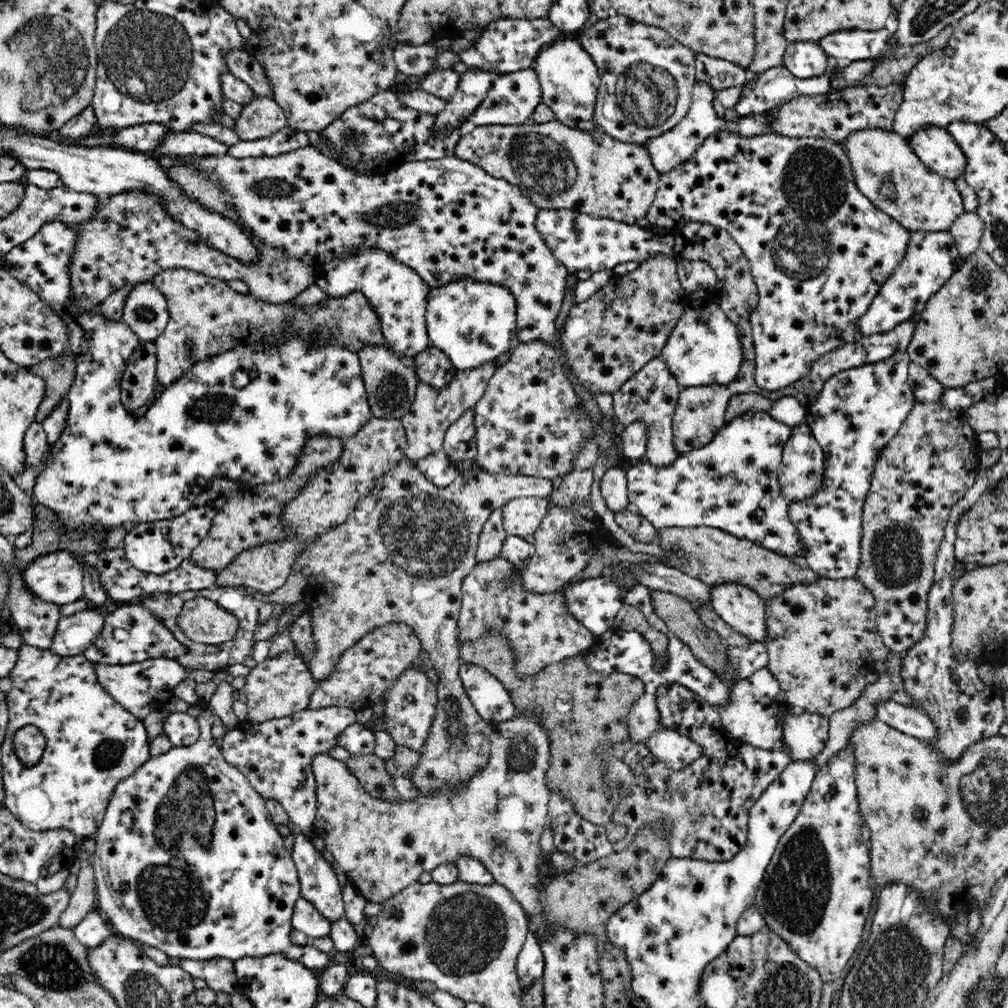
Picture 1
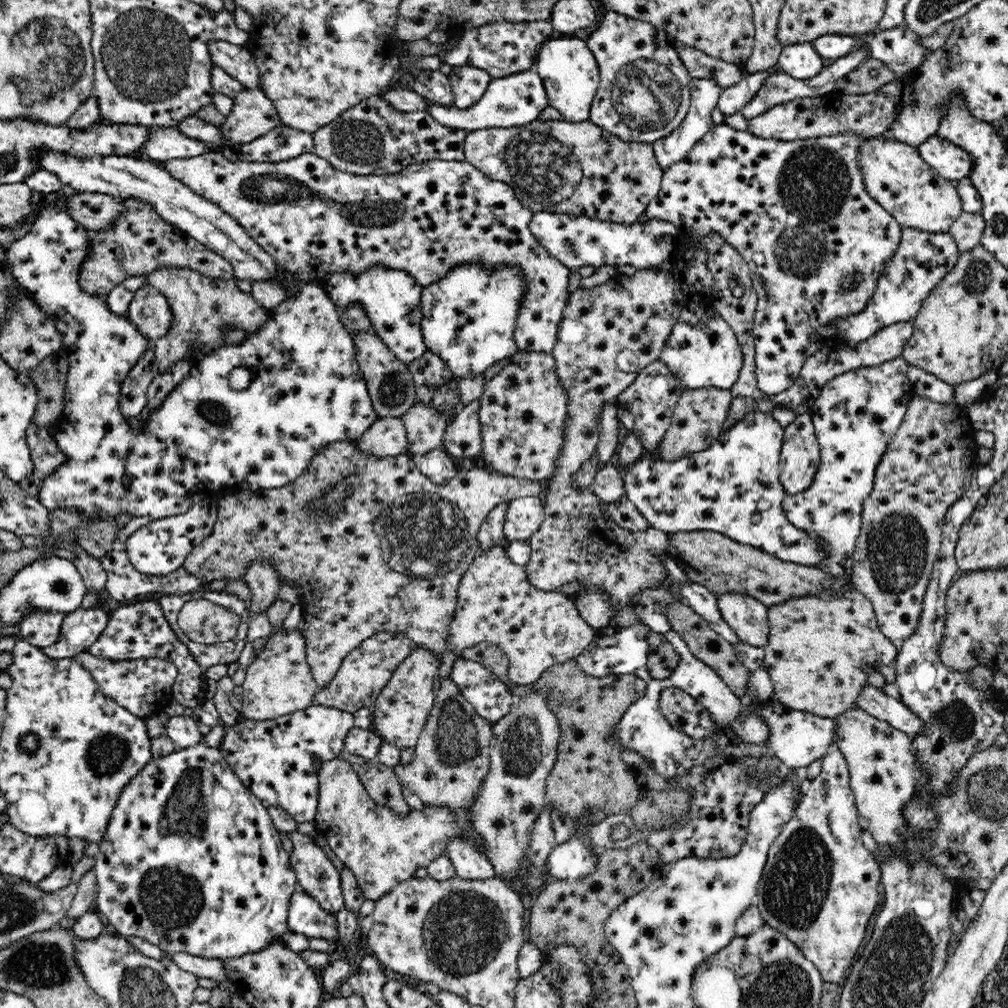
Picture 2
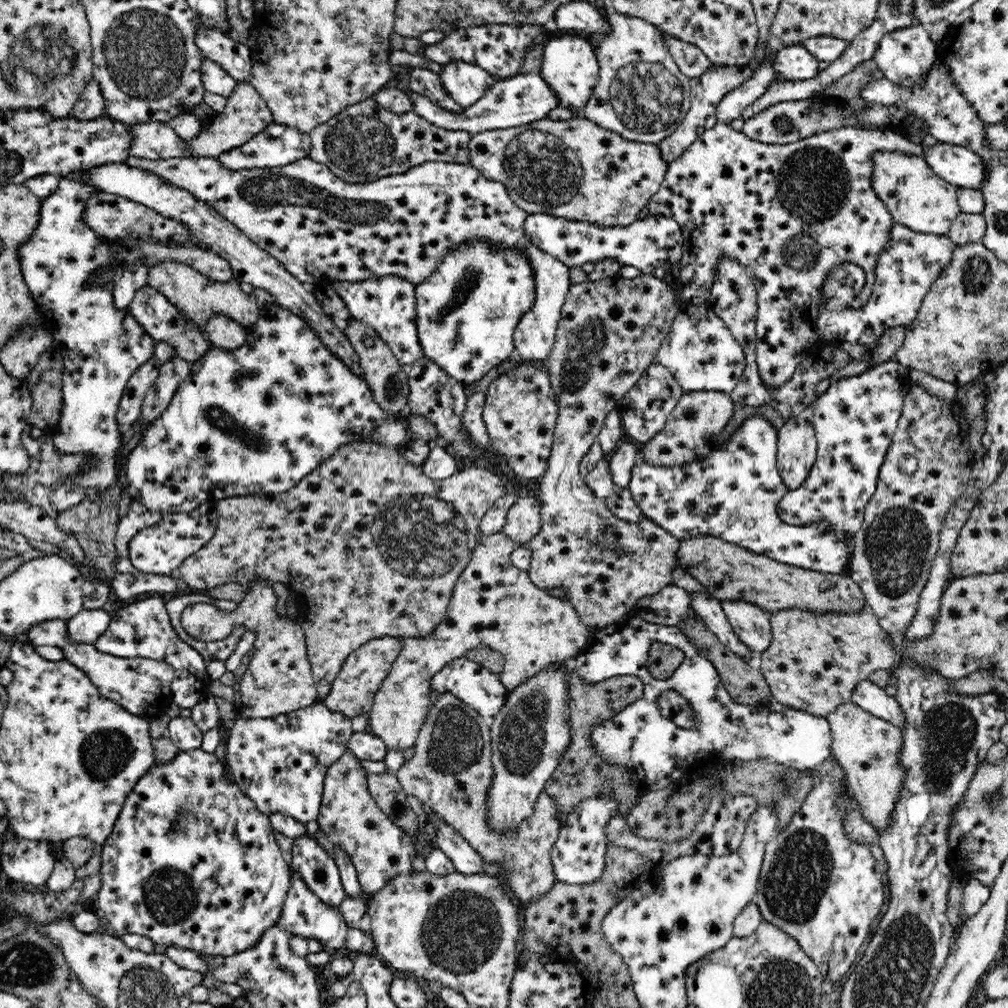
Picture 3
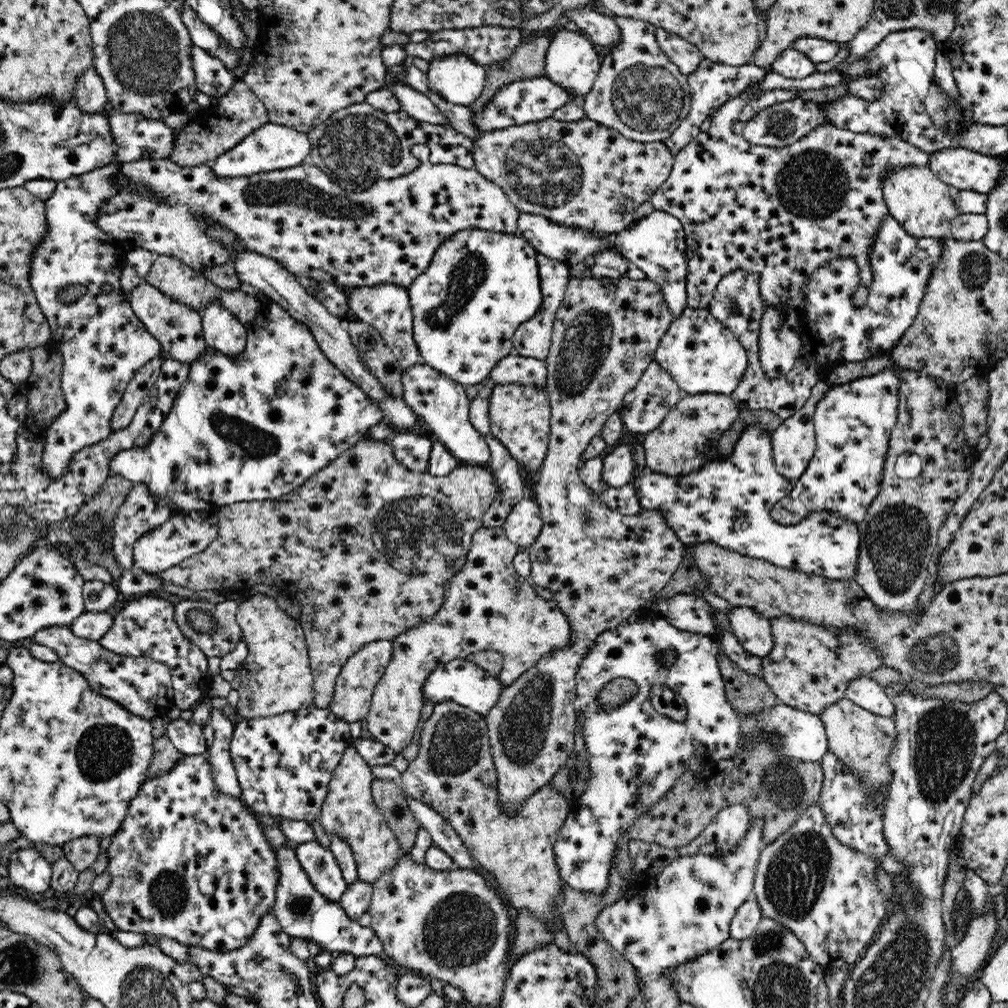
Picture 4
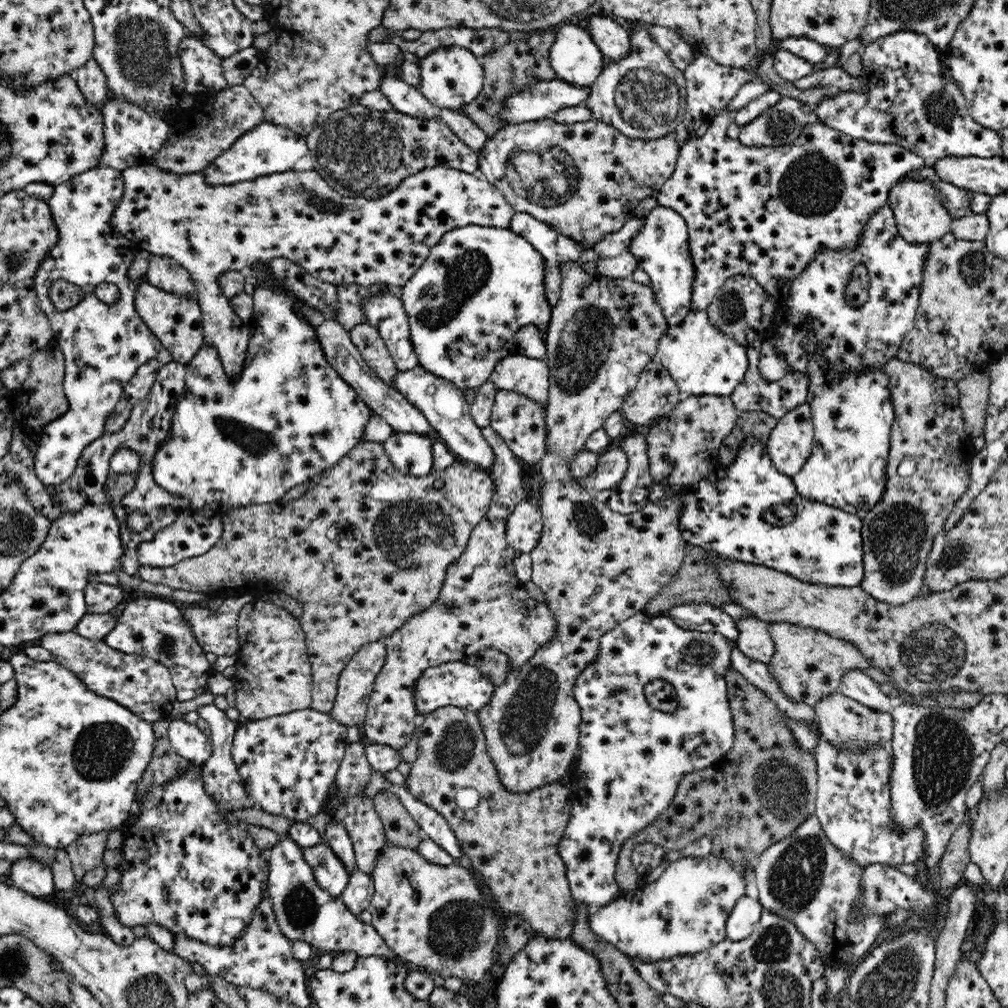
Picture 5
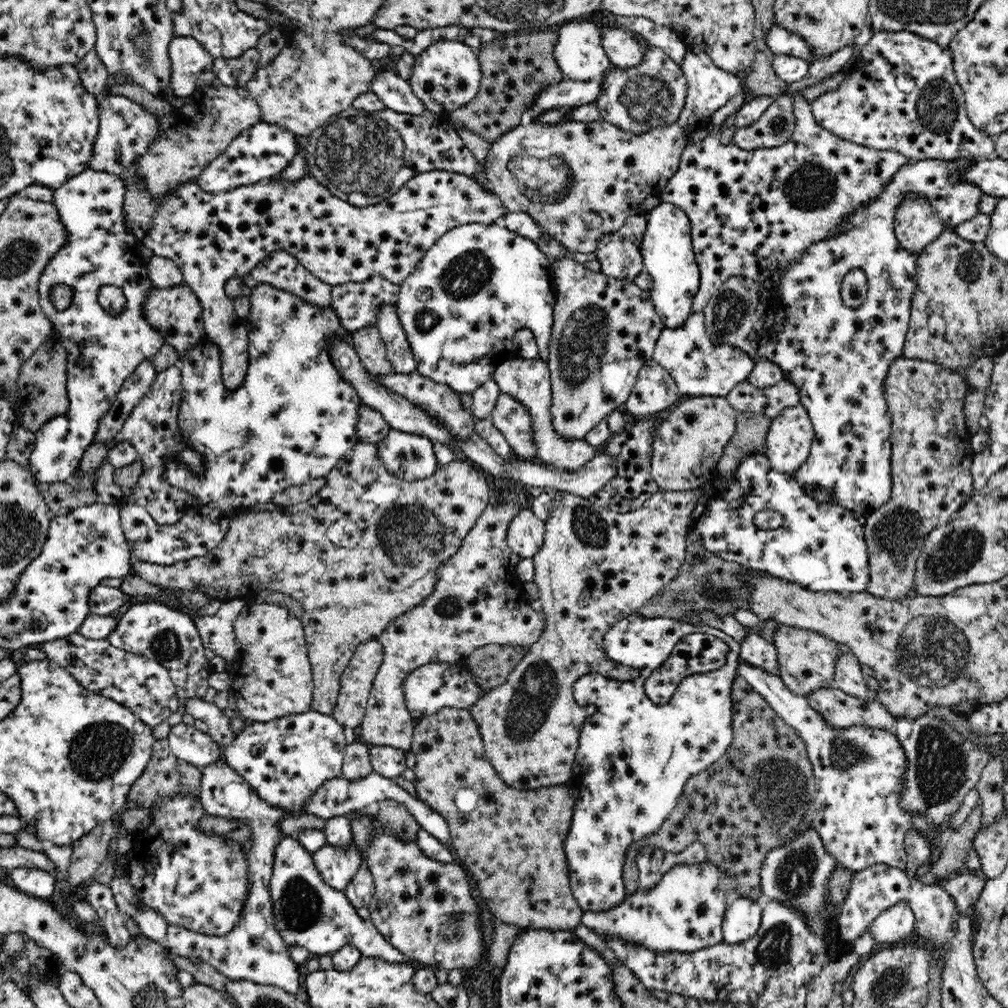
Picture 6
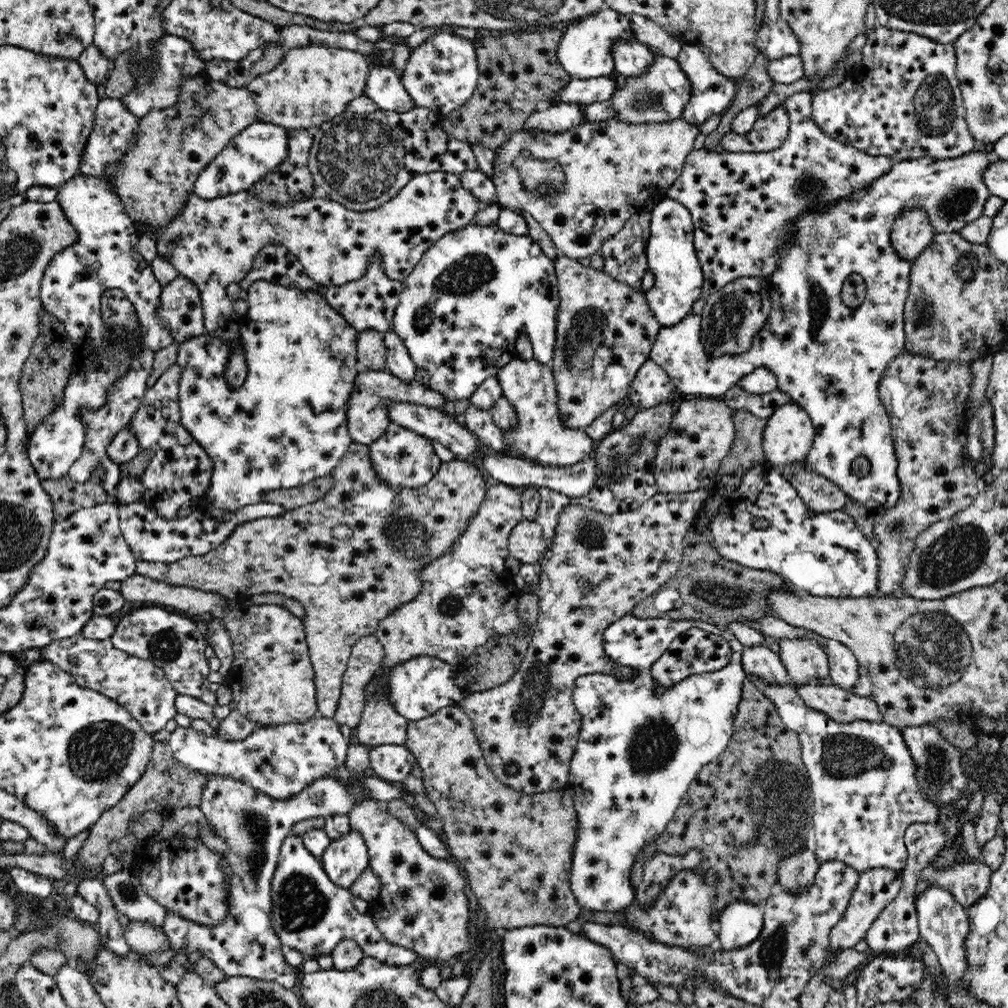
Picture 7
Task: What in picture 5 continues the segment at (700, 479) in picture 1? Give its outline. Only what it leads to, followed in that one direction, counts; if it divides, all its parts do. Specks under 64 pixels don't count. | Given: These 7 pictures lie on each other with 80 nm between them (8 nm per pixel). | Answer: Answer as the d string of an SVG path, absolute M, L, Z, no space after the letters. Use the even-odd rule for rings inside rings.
M748 437L741 444L739 454L730 467L716 467L706 478L698 484L675 489L666 484L653 481L650 486L648 503L669 500L673 496L680 496L684 503L682 516L679 518L679 528L682 539L688 545L697 545L707 552L712 551L720 555L722 560L734 559L746 563L754 563L784 572L804 582L831 587L855 587L861 583L864 574L862 521L854 514L846 513L838 508L826 504L806 501L798 495L793 478L777 472L766 450L767 443L758 437ZM776 505L791 506L795 512L794 520L790 524L774 526L768 524L763 513Z

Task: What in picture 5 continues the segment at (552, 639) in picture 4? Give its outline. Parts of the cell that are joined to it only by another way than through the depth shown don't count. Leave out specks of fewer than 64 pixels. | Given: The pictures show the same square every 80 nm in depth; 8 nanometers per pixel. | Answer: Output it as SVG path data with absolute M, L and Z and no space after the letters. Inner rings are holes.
M482 519L471 533L468 545L458 560L446 568L446 576L440 588L438 598L433 606L406 621L396 632L384 638L386 643L386 658L382 670L377 674L364 724L364 736L370 743L384 744L400 750L405 748L417 728L419 719L414 703L414 684L422 676L426 668L432 668L447 662L462 661L486 648L501 650L509 658L509 672L518 670L526 660L534 656L534 652L546 644L558 632L558 621L554 619L550 608L537 602L524 587L515 573L513 560L515 549L510 547L505 534L504 520Z

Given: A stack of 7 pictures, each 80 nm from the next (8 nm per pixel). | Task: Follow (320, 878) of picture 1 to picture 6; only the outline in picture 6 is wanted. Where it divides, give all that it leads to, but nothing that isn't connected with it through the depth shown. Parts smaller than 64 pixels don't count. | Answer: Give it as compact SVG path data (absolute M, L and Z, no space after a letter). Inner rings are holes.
M326 842L311 855L323 881L336 890L345 890L356 871L364 864L364 855L353 842L348 844L348 848L336 848Z

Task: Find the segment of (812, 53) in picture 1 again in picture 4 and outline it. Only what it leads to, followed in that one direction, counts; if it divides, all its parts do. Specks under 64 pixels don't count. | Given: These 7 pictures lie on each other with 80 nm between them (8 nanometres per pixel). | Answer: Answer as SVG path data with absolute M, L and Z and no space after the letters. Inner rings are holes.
M787 47L774 60L769 70L792 80L800 80L817 72L816 64L794 47Z

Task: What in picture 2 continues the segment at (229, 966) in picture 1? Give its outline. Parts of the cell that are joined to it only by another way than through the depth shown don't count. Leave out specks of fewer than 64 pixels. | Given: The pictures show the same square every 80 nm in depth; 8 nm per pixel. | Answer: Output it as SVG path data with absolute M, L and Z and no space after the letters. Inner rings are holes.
M180 952L175 953L172 955L172 961L182 970L185 972L190 972L194 974L198 979L207 978L218 983L226 982L227 981L227 973L224 969L224 964L221 959L208 959L202 958L198 956L188 955L187 953Z

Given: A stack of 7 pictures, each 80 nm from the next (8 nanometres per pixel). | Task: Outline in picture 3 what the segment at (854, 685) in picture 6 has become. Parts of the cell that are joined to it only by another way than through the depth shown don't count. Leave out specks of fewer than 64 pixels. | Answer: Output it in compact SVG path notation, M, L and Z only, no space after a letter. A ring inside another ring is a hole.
M870 679L856 686L852 691L851 701L871 715L888 720L900 729L904 728L904 711L898 701Z

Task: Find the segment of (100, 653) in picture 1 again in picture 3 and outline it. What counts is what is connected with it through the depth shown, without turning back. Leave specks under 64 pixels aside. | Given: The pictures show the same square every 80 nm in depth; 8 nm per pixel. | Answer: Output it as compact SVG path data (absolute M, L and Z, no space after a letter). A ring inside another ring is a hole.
M149 597L138 601L128 601L112 616L109 627L95 640L98 652L122 658L151 658L164 661L176 668L176 676L188 677L188 688L174 692L174 705L192 708L210 693L211 679L206 672L207 663L202 654L181 639L171 625L166 597Z

